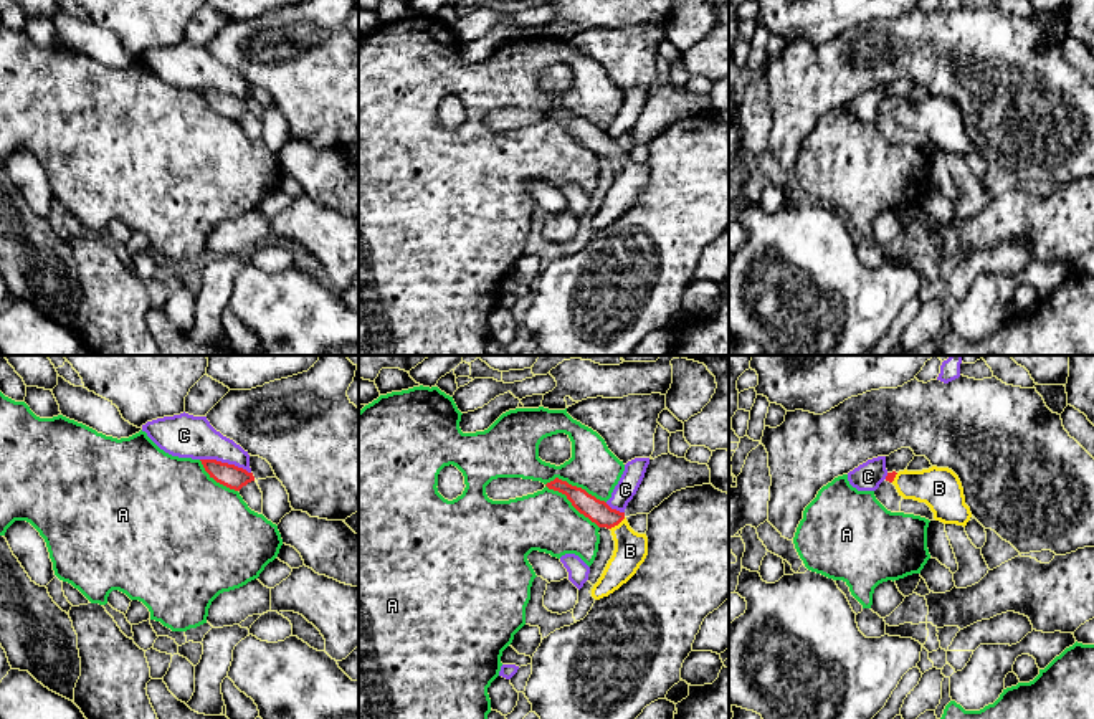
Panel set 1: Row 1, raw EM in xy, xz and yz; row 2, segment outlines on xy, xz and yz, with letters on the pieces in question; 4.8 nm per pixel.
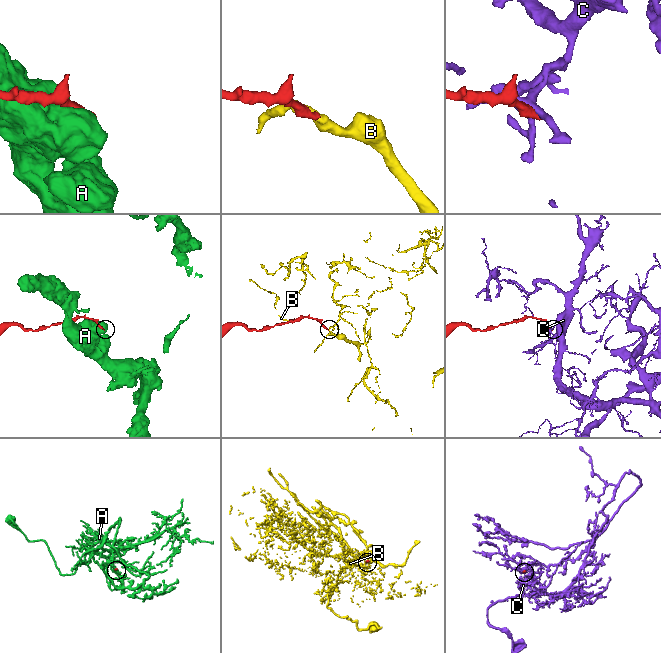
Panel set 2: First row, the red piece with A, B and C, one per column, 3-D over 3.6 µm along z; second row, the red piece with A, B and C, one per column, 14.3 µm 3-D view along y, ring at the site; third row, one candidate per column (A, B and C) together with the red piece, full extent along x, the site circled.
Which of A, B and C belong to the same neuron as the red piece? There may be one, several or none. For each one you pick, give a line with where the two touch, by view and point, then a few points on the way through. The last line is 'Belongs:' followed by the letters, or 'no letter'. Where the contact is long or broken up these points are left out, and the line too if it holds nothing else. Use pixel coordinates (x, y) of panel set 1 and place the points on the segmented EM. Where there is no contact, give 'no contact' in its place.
B: xz (617, 524) | across xz (597, 511), (617, 524), (630, 551)
Belongs: B

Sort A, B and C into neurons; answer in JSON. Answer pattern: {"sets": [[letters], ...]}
{"sets": [["A"], ["B"], ["C"]]}

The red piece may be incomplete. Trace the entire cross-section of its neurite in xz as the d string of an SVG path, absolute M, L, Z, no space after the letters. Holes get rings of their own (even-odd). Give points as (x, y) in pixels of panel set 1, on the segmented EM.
M559 478L545 486L565 494L572 506L598 527L611 531L615 540L613 555L592 588L592 597L595 600L608 597L626 583L645 562L648 555L646 534L635 532L630 527L625 512L611 509L605 501L597 499L582 488L572 486Z

